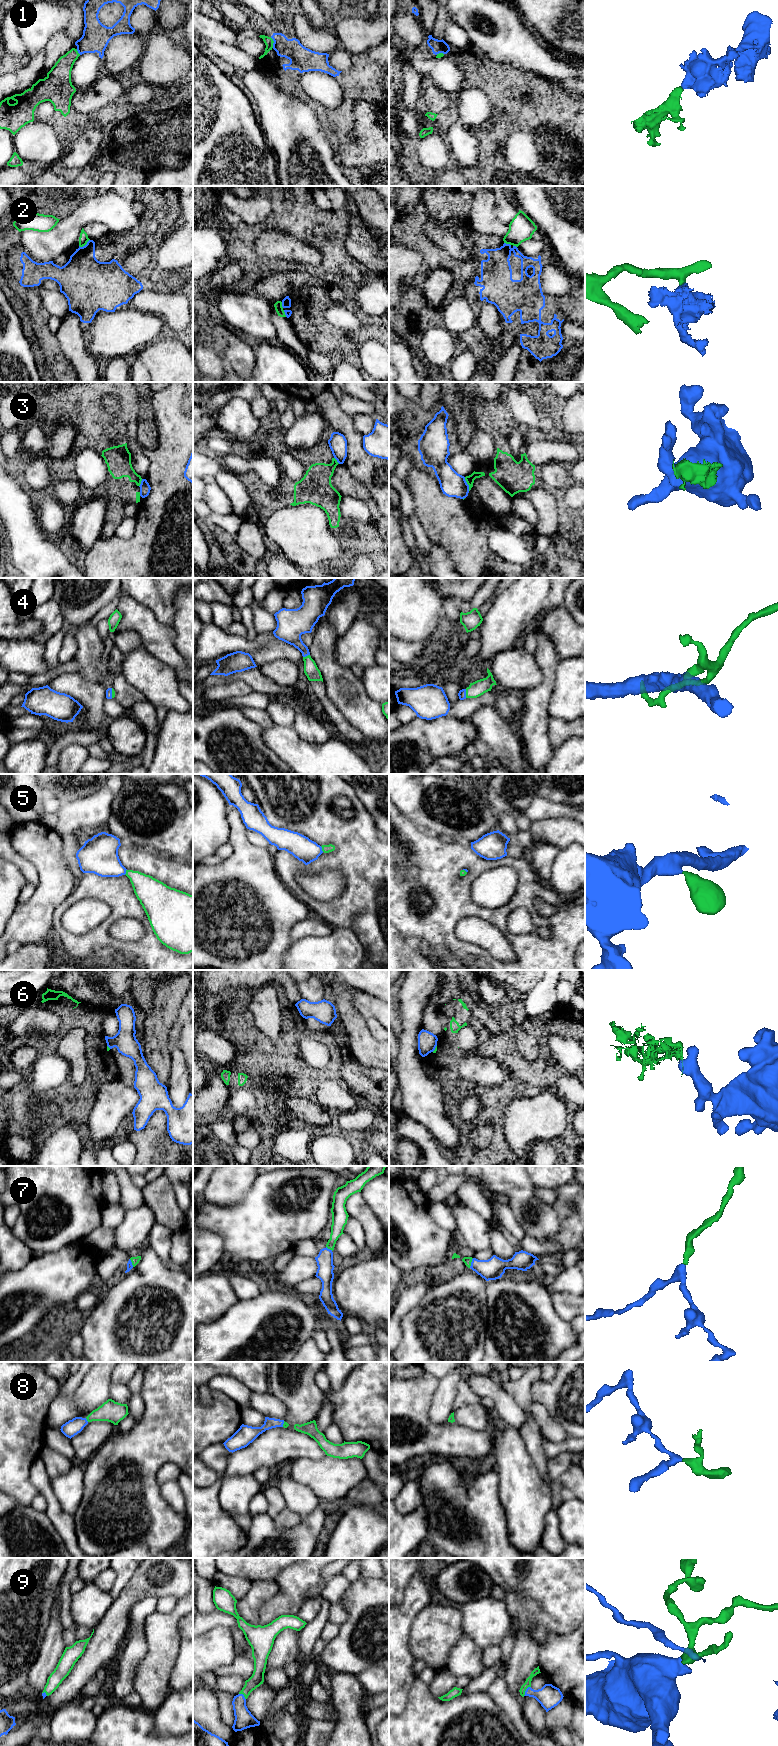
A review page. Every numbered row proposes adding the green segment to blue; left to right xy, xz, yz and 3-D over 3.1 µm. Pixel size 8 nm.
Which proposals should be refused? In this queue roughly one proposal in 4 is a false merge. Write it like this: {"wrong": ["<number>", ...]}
{"wrong": ["2", "3", "6"]}

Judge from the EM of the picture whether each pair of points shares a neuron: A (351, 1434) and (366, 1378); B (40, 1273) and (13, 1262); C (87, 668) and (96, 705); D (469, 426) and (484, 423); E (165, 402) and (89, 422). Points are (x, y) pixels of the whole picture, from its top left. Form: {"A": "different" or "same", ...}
{"A": "same", "B": "different", "C": "different", "D": "different", "E": "different"}

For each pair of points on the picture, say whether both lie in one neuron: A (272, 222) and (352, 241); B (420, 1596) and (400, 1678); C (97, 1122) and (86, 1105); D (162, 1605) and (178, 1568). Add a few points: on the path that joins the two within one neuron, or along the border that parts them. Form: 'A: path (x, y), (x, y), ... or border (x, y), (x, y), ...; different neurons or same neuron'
A: border (349, 217), (349, 231), (345, 240); different neurons
B: path (402, 1616), (399, 1619), (399, 1658); same neuron
C: border (96, 1093), (96, 1098), (87, 1120); different neurons
D: border (158, 1597), (174, 1596), (177, 1599); different neurons

